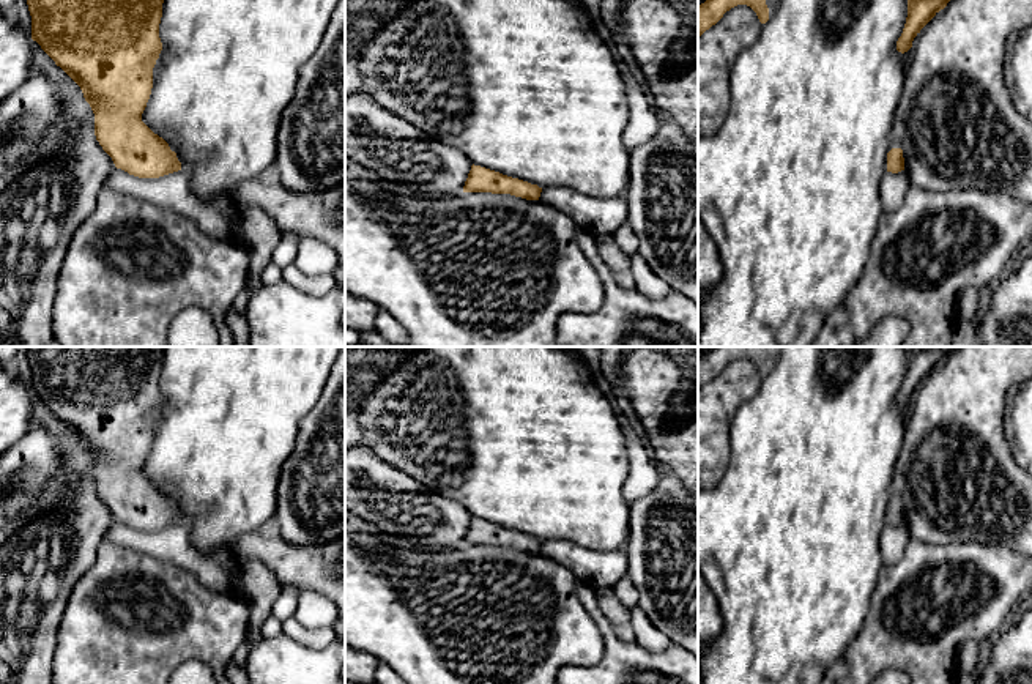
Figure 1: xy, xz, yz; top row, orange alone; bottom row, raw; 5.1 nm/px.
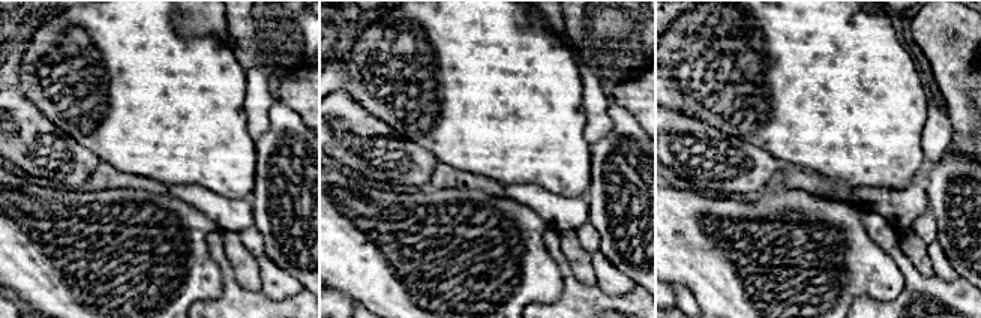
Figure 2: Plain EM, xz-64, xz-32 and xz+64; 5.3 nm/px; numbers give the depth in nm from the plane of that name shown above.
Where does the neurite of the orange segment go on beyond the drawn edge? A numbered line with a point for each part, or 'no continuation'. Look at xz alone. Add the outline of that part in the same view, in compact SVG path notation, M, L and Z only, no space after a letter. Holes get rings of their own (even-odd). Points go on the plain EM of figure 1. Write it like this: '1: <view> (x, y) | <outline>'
no continuation

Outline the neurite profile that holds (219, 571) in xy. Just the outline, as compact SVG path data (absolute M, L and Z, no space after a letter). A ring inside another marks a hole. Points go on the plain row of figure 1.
M115 522L106 539L183 567L192 572L211 591L243 594L236 556L227 550L200 553L191 544L189 526L186 523L159 531L139 531L121 522Z

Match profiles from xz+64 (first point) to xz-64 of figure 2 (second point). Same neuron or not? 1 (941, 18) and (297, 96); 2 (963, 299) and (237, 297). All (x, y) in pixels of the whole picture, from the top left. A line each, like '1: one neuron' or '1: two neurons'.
1: one neuron
2: one neuron

